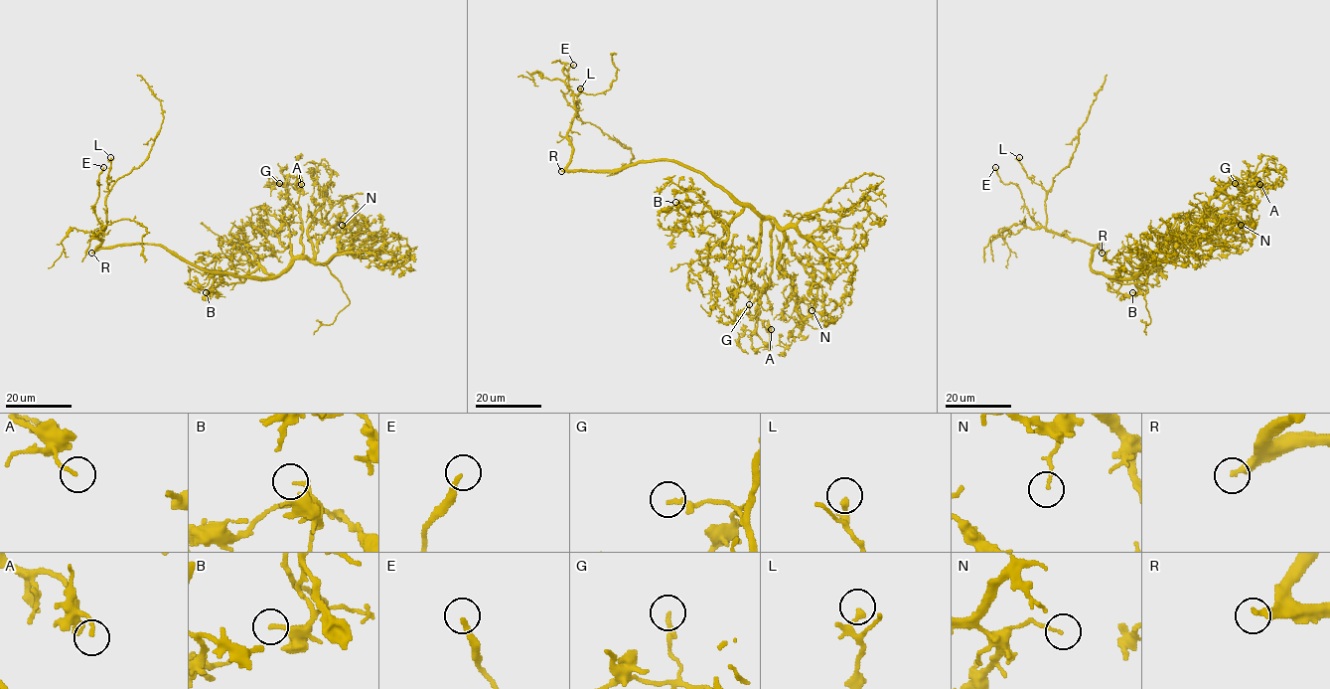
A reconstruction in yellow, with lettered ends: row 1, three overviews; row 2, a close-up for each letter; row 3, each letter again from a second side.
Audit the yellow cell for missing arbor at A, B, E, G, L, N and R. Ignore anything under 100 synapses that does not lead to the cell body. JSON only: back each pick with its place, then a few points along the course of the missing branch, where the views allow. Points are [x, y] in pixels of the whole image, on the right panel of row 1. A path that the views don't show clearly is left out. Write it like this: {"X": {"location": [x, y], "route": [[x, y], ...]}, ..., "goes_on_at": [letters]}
{"R": {"location": [1102, 253]}, "goes_on_at": ["R"]}

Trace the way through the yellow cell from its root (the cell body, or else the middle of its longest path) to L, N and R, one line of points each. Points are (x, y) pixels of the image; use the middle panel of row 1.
L: (655, 161), (639, 161), (614, 170), (569, 170), (572, 147), (568, 130), (571, 119), (578, 115), (580, 88)
N: (655, 161), (671, 160), (701, 171), (739, 201), (772, 218), (816, 285), (812, 310)
R: (655, 161), (639, 161), (614, 170), (561, 171)

